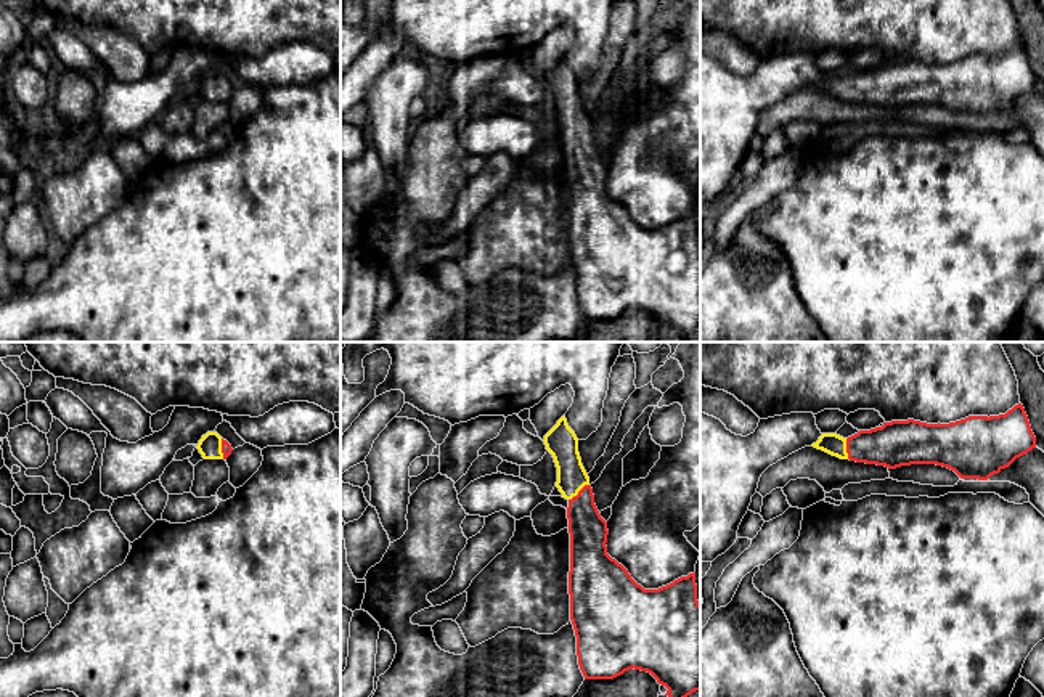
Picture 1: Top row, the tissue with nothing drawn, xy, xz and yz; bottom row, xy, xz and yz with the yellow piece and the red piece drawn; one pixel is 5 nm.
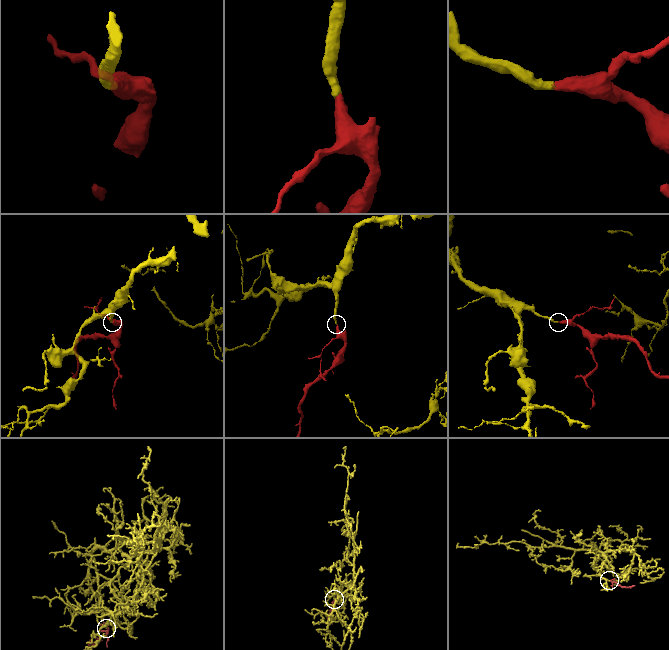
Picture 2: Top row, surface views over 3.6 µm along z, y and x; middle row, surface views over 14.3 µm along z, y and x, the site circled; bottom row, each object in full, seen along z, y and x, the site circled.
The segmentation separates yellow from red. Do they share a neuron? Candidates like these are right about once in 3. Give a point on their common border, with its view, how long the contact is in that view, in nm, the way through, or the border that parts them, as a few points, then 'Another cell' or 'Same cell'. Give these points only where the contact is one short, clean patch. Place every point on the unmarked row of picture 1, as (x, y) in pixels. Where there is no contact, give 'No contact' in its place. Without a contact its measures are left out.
Touches yellow at xz (579, 130). Shared border 130 nm. Path across: xz (562, 84), (572, 122), (579, 130), (582, 154), (588, 171). Same cell

